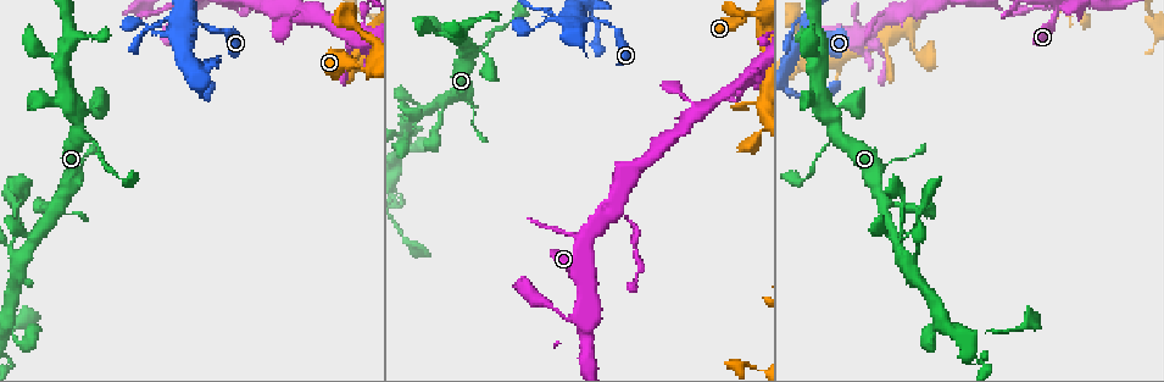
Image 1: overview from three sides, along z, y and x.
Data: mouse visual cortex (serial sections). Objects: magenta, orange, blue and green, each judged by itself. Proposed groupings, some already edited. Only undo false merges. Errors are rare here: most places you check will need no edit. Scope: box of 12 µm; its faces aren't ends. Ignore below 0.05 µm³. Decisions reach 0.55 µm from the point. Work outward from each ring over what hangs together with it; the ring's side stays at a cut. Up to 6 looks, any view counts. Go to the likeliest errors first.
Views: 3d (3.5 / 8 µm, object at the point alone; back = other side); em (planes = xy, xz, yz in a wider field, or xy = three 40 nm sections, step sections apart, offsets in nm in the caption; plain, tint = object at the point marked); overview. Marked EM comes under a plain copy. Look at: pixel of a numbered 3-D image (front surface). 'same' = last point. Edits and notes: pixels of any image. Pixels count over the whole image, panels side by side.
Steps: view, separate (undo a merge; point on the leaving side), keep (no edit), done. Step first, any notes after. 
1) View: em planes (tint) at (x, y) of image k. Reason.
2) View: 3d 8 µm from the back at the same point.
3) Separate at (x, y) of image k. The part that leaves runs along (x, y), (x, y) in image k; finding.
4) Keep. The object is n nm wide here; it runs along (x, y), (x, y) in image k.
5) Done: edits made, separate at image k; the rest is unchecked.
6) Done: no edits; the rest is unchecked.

View: 3d 3.5 µm at (188, 27) of image 1. Two arms at a narrow angle.

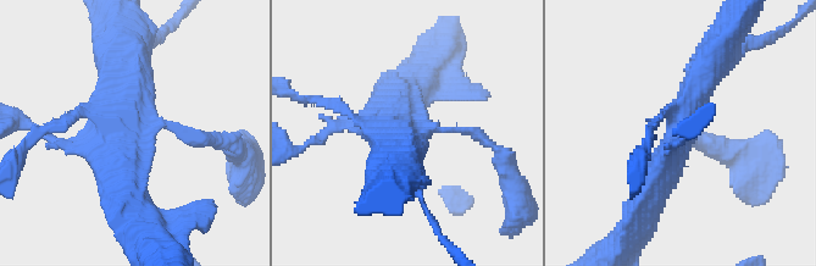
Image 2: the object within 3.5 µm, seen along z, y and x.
View: em xy step 5 (tint) at (142, 133) of image 2. Now the EM.

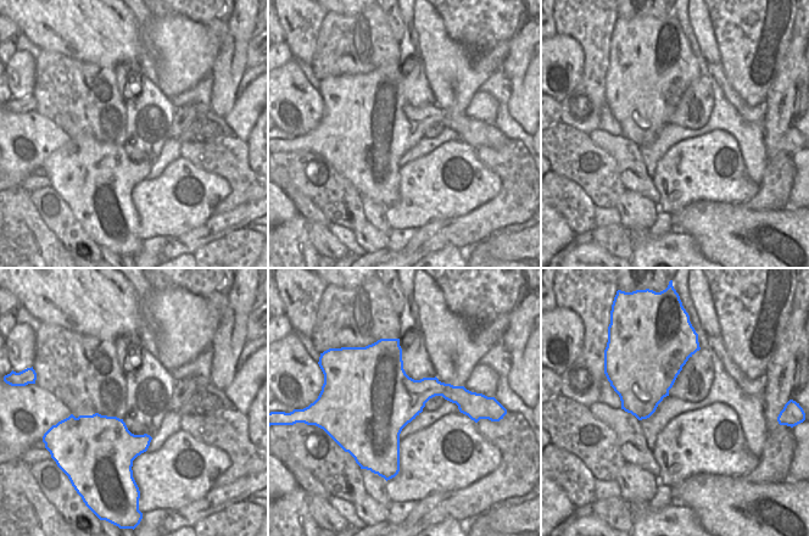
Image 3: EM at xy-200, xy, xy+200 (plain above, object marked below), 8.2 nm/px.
Keep. It runs along (488, 143), (470, 131), (398, 125), (401, 97) in image 2; one cell here.

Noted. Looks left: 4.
View: 3d 8 µm from the back at (901, 260) of image 1. Sharp bend.

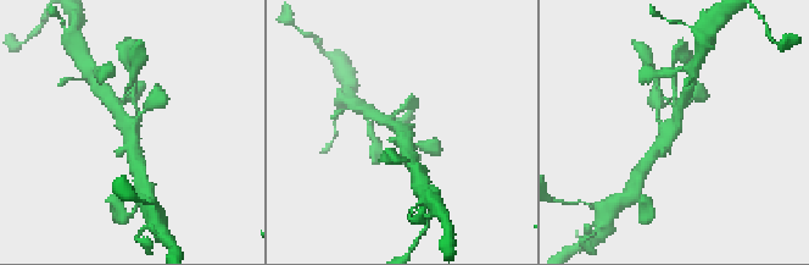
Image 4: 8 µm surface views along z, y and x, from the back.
View: 3d 3.5 µm at (404, 129) of image 4.

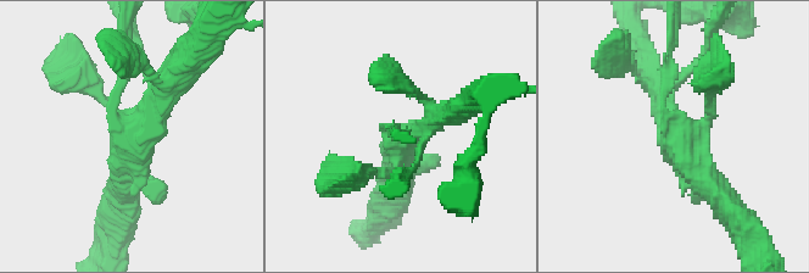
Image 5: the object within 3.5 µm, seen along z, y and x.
View: em xy step 1 (tint) at (134, 132) of image 5. 4 arms meet here; the arms are 150, 150, 300, 400 nm wide.

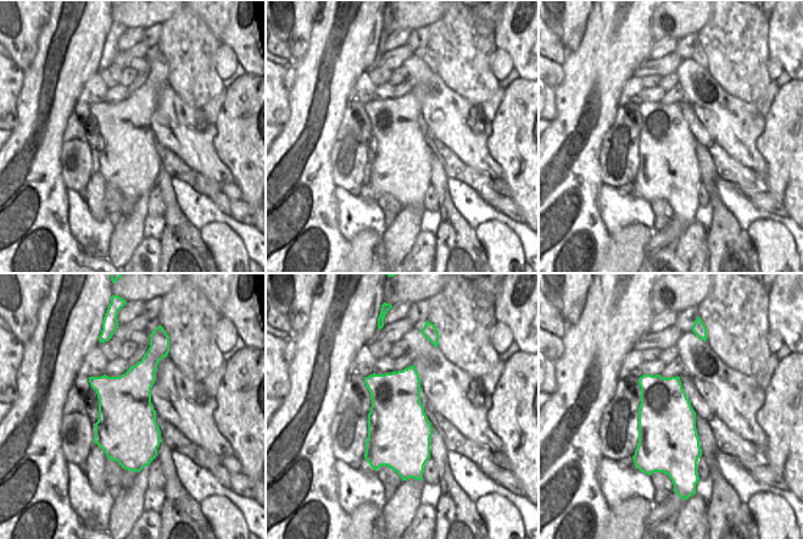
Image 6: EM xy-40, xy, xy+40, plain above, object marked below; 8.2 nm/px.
Keep. The object is 500 nm wide here; it runs along (648, 68), (680, 146), (724, 199) in image 5; continuous, no second cell.

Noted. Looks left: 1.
Done: no edits; the rest is unchecked.

